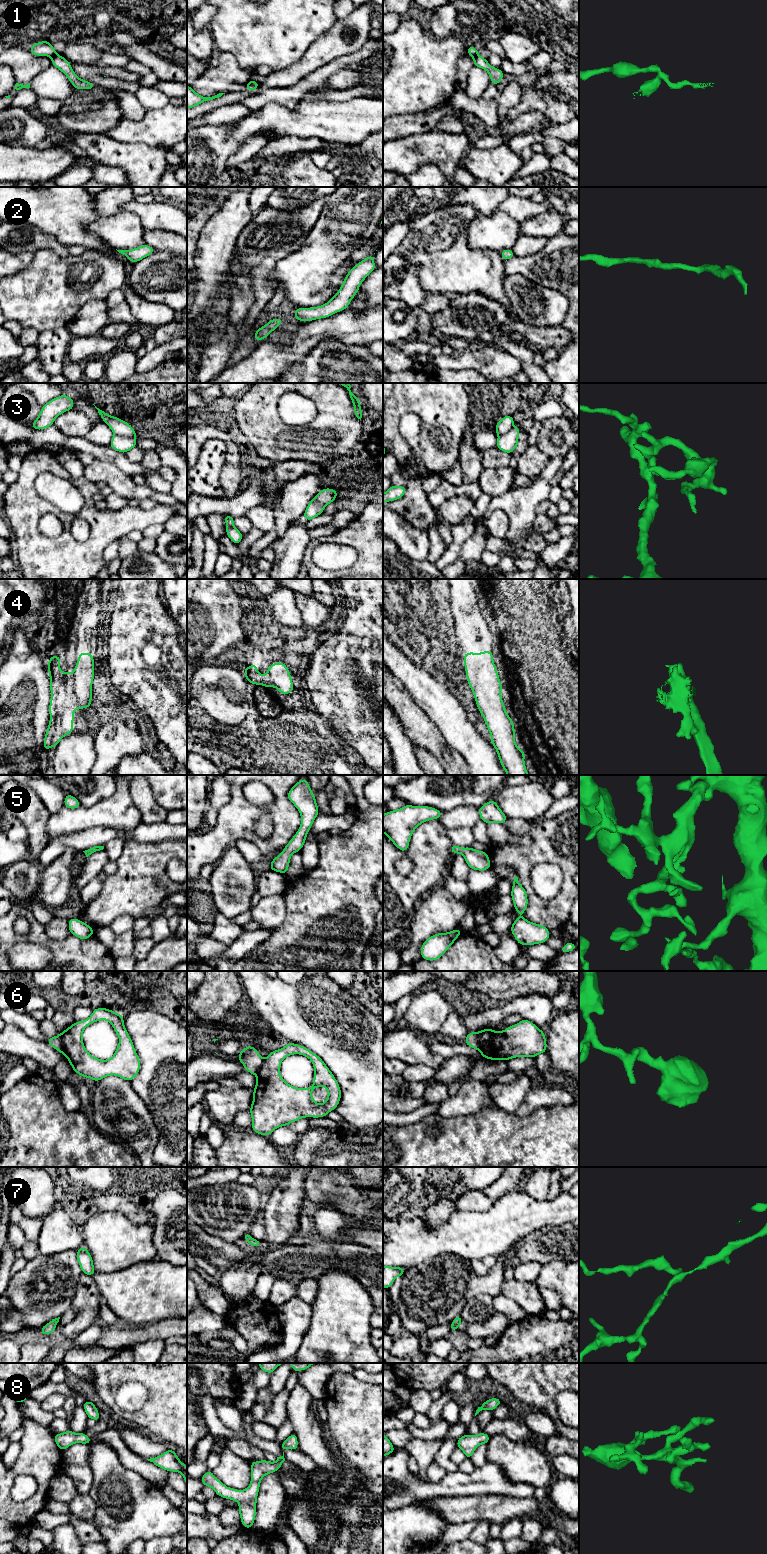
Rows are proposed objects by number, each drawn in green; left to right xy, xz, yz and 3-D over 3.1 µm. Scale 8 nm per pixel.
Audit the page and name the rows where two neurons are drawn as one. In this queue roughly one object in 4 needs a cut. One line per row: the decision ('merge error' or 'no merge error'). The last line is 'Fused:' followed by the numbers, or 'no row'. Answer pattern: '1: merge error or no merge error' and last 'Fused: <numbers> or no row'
1: merge error
2: no merge error
3: merge error
4: no merge error
5: no merge error
6: merge error
7: no merge error
8: no merge error
Fused: 1, 3, 6

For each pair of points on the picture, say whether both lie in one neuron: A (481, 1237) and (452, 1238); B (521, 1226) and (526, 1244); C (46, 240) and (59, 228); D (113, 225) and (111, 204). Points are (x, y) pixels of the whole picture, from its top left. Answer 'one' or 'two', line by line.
A: one
B: two
C: two
D: two

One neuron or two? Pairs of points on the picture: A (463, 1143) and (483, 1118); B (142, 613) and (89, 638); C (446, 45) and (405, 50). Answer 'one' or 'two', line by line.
A: one
B: two
C: one

